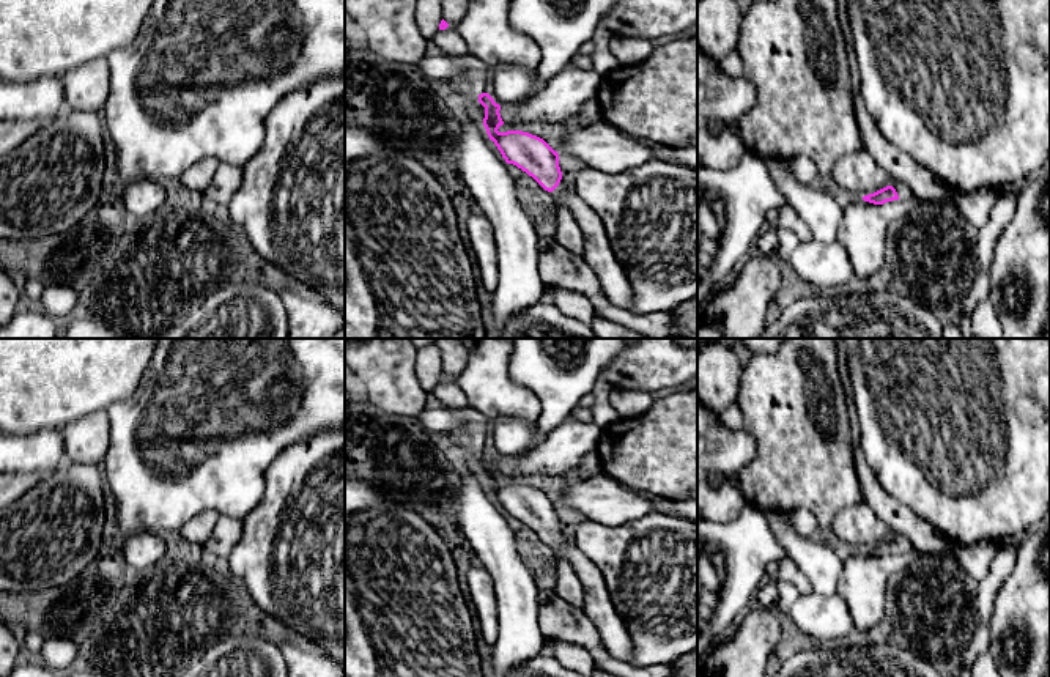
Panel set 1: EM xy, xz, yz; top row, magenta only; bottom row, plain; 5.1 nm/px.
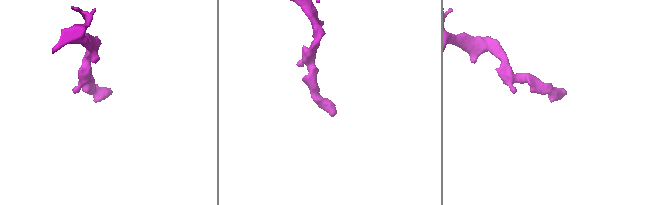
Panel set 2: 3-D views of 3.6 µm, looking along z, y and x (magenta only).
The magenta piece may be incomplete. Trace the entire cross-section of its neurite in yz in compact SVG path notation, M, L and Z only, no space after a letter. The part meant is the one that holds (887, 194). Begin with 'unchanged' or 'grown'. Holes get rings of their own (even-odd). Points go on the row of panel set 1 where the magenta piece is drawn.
grown | M893 183L891 186L886 186L874 194L864 195L863 200L874 203L874 205L883 205L886 202L893 200L908 200L913 197L911 189L905 183Z

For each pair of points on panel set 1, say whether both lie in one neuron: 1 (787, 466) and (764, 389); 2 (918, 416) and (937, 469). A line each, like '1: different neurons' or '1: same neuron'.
1: same neuron
2: same neuron

